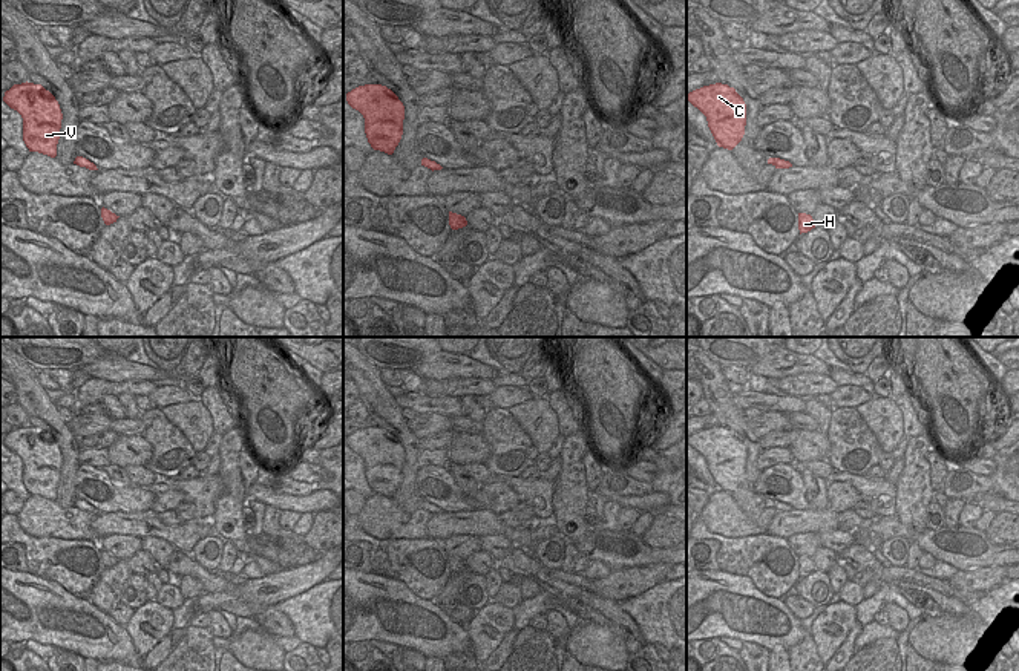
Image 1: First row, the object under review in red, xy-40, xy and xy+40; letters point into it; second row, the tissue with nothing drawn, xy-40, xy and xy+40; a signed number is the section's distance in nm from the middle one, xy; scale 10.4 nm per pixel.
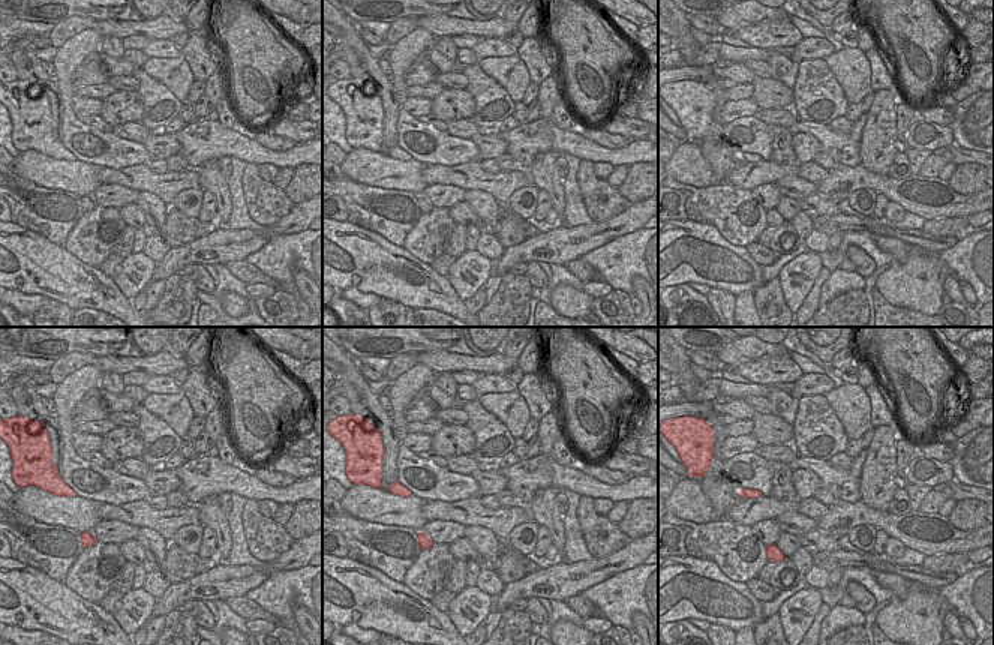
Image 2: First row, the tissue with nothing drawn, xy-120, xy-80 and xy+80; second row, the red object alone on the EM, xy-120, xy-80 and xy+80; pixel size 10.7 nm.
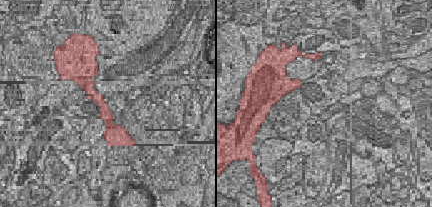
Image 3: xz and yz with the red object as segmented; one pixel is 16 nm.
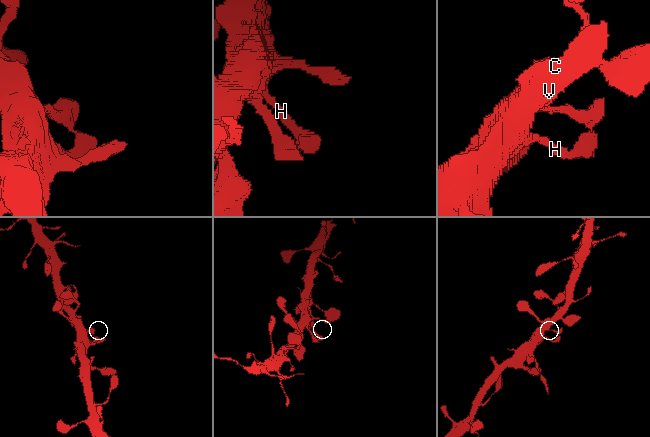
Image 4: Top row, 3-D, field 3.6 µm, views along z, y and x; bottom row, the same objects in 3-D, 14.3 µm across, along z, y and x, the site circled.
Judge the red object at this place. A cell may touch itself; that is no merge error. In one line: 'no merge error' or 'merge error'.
no merge error

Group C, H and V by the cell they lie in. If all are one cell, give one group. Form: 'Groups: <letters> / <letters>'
Groups: C H V.

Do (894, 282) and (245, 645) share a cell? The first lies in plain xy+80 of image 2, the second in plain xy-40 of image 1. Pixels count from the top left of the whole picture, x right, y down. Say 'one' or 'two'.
one

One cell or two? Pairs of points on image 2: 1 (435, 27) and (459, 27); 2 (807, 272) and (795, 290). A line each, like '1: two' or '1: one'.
1: one
2: one

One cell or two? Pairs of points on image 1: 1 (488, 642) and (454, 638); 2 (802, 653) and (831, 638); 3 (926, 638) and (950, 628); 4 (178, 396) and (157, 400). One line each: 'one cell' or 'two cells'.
1: two cells
2: two cells
3: one cell
4: one cell

